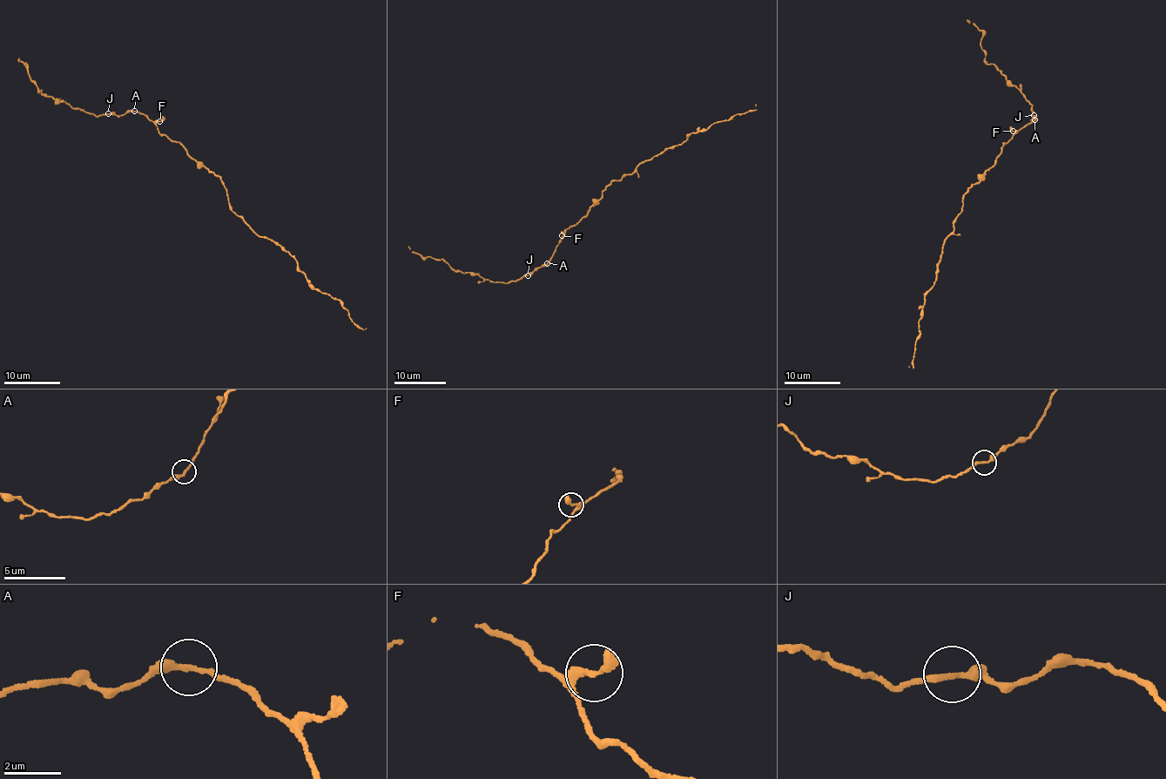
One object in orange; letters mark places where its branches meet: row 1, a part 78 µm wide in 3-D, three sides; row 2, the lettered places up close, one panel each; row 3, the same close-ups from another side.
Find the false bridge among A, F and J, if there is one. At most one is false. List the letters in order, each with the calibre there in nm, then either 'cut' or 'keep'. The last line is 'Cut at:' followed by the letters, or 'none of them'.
A: calibre 240 nm; keep
F: calibre 220 nm; keep
J: calibre 260 nm; cut
Cut at: J

